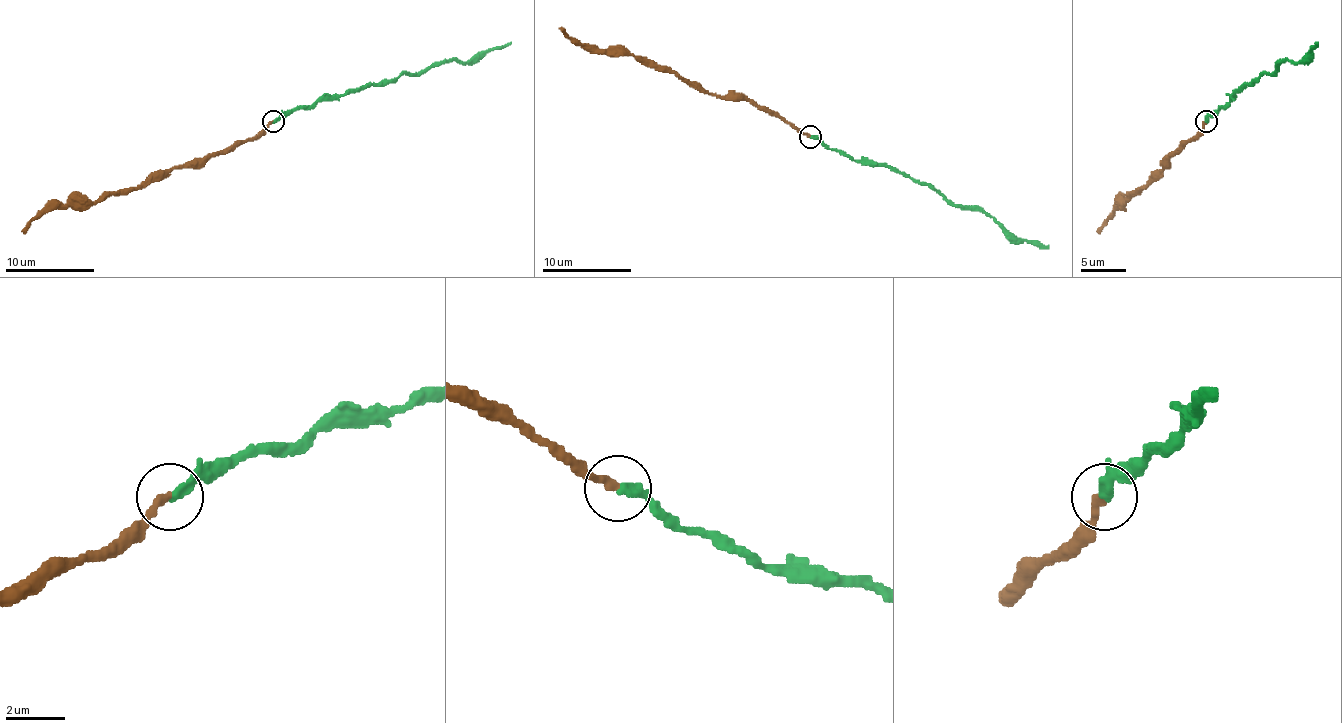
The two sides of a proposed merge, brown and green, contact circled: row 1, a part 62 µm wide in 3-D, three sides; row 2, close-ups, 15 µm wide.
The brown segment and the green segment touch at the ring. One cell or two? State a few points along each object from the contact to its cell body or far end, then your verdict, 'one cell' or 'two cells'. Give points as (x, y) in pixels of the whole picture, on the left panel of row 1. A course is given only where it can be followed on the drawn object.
course brown (272, 122), (257, 135), (210, 158), (158, 171), (127, 193), (105, 193), (96, 202), (49, 205), (24, 234); course green (274, 122), (292, 108), (317, 100), (339, 97), (455, 59), (469, 62), (480, 53), (502, 48), (511, 41); one cell

